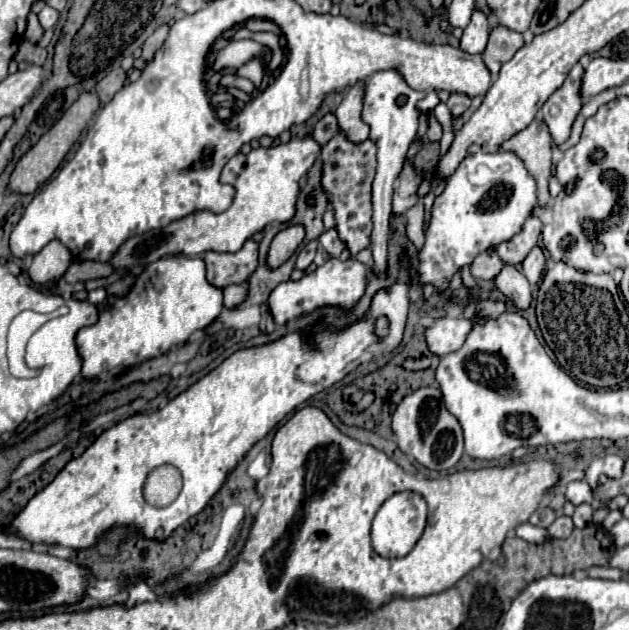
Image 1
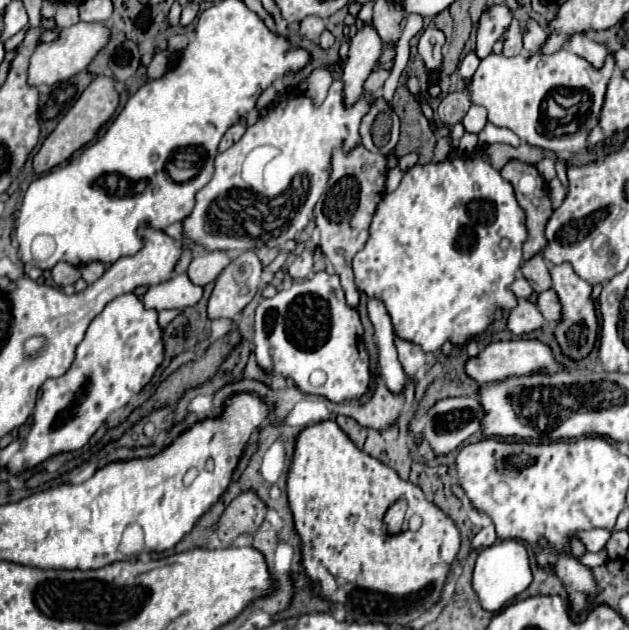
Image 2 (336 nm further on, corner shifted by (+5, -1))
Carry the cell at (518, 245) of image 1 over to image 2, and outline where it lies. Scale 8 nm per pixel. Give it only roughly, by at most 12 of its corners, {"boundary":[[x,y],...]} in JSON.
{"boundary":[[541,254],[521,264],[521,274],[537,294],[551,288]]}

